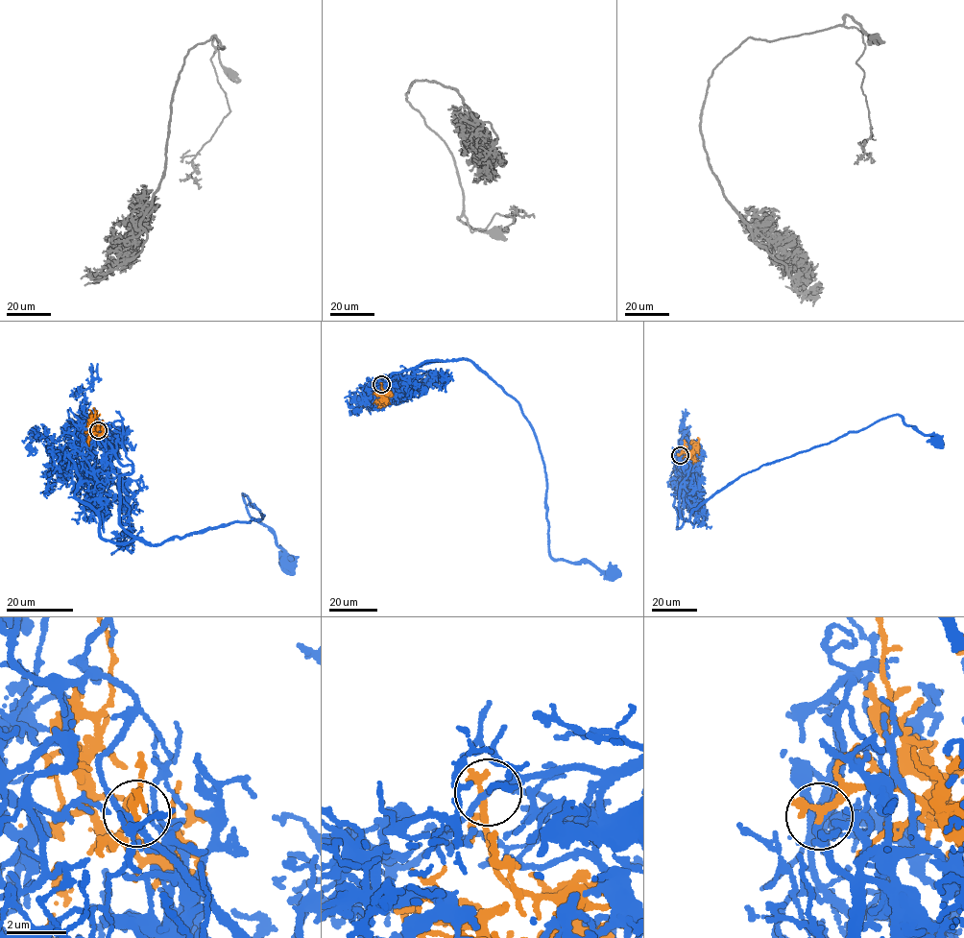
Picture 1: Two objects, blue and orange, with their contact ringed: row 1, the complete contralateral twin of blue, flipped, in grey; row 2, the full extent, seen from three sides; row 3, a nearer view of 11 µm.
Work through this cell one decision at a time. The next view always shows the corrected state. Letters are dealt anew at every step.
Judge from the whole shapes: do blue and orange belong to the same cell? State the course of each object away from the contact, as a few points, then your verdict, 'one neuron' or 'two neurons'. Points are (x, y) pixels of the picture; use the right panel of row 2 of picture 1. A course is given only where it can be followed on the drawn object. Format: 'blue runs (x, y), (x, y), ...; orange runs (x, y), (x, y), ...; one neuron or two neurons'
blue runs (680, 455), (687, 471), (679, 514), (688, 520), (741, 475), (880, 420), (896, 415), (936, 441); orange runs (679, 455), (687, 454), (697, 446), (697, 438); one neuron

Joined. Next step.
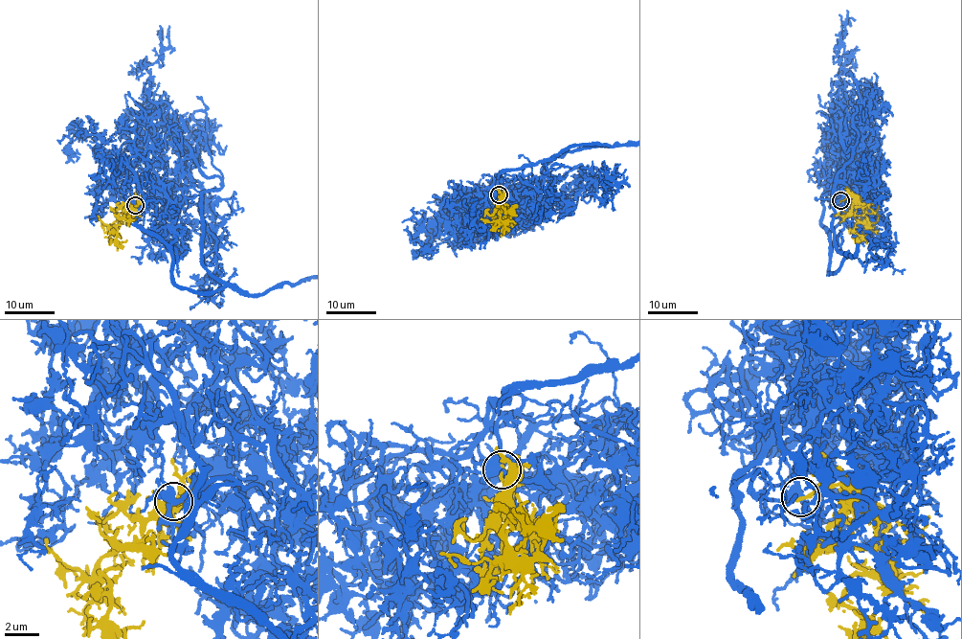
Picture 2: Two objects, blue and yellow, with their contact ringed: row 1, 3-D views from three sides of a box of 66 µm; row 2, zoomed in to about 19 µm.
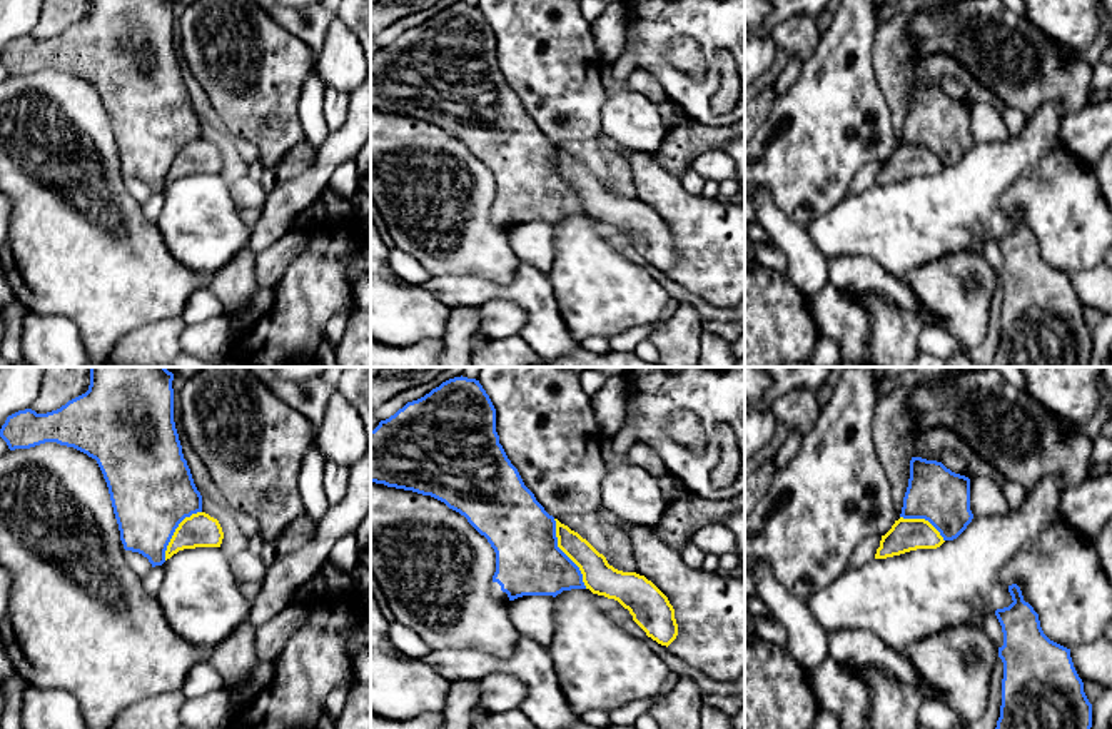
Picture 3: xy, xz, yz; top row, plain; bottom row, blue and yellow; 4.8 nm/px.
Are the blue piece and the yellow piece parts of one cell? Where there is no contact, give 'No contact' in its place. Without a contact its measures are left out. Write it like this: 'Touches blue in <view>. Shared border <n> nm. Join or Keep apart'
Touches blue in xz. Shared border 380 nm. Join

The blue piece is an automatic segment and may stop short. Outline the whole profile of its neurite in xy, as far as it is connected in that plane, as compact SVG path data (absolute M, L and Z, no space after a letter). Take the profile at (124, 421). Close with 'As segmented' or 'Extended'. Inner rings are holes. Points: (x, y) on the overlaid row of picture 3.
M90 367L90 385L85 394L47 414L18 410L8 415L0 429L0 437L10 450L57 442L95 459L109 487L124 549L142 554L152 567L162 566L184 549L220 547L224 539L219 520L202 510L202 495L182 454L174 422L172 380L174 374L165 367Z. Extended

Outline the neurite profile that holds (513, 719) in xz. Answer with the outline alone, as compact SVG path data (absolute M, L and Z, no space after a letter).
M521 711L489 712L484 719L473 724L471 729L538 729Z

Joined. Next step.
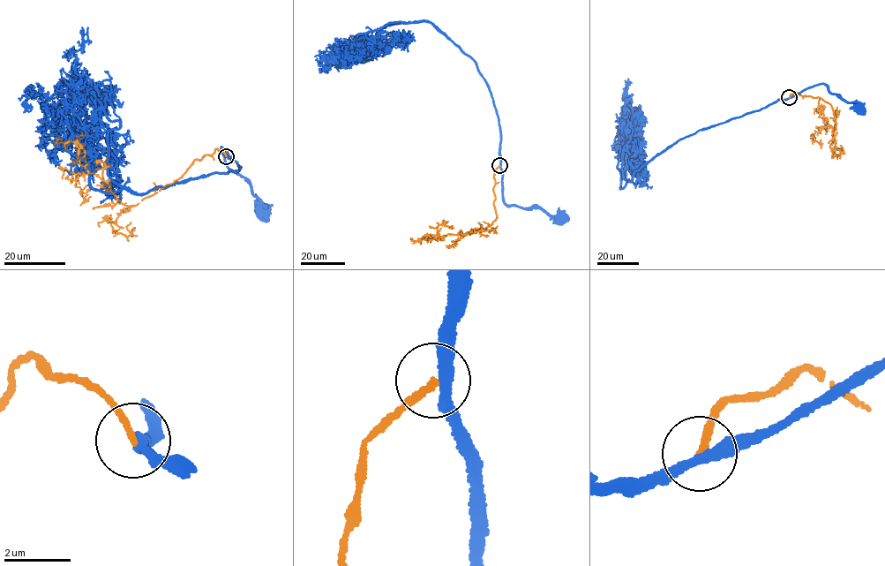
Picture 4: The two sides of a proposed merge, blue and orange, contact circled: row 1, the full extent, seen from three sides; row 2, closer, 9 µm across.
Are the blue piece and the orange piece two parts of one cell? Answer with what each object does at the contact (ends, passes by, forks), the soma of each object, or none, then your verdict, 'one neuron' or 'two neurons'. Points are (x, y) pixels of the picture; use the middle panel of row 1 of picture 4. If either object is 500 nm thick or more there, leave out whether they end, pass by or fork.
blue passes by | orange ends | blue (560, 218) | orange none | two neurons

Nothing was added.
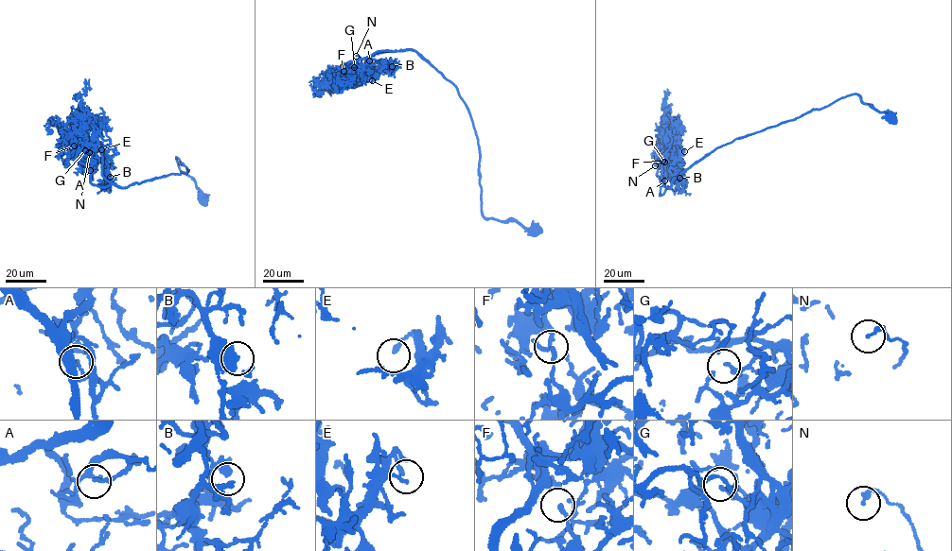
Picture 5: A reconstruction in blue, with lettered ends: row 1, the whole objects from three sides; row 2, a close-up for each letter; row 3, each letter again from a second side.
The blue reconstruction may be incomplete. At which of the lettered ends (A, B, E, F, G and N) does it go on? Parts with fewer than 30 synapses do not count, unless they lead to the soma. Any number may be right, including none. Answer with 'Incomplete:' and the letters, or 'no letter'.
Incomplete: no letter

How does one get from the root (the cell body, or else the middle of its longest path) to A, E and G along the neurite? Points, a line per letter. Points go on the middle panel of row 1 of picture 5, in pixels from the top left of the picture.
A: (535, 229), (483, 215), (477, 137), (455, 86), (415, 51), (378, 51), (365, 58), (369, 60)
E: (535, 229), (483, 215), (477, 137), (451, 82), (408, 49), (365, 60), (361, 74), (373, 74), (372, 80)
G: (535, 229), (483, 215), (476, 131), (455, 86), (441, 73), (408, 49), (378, 51), (354, 67)

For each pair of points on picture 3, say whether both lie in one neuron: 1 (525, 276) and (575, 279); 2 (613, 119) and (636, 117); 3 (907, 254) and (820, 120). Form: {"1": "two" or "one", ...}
{"1": "two", "2": "one", "3": "two"}

